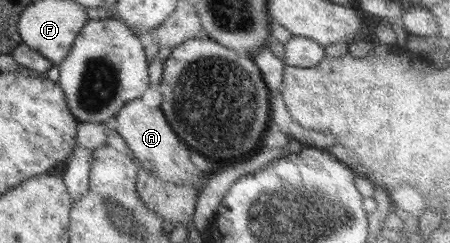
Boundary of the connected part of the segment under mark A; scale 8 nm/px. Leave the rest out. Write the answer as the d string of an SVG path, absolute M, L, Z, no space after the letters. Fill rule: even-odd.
M142 98L126 102L118 110L115 122L115 131L122 136L128 148L132 150L132 157L135 162L141 164L145 170L153 172L157 178L163 182L182 187L189 182L201 178L204 182L207 178L194 163L192 163L192 150L175 132L172 130L170 123L163 116L162 109L154 109L150 105L143 103Z

